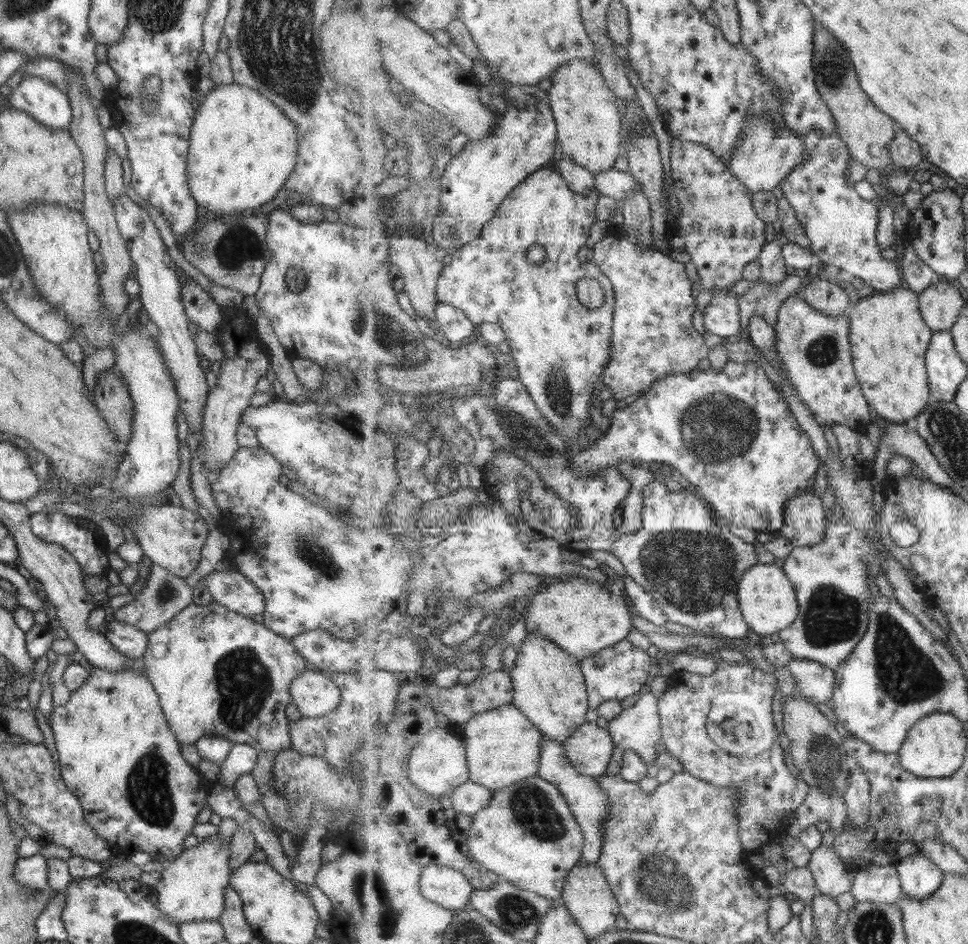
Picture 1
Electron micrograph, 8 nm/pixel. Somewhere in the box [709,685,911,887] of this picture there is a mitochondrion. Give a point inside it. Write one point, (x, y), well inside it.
(826, 765)

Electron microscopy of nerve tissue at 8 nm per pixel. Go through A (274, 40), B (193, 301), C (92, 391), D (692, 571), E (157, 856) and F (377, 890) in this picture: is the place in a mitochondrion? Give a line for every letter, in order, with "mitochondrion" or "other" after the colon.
A: mitochondrion
B: other
C: other
D: mitochondrion
E: other
F: mitochondrion

